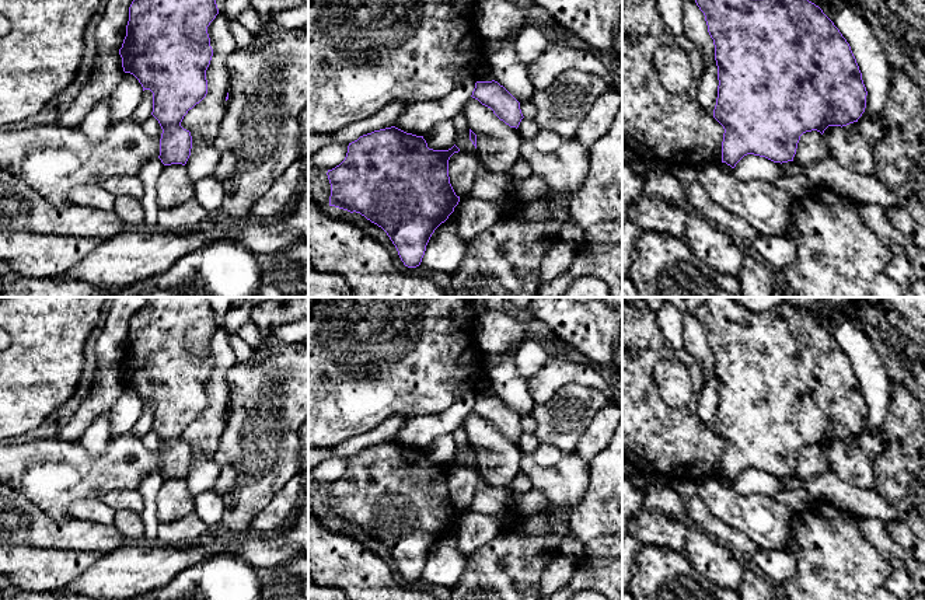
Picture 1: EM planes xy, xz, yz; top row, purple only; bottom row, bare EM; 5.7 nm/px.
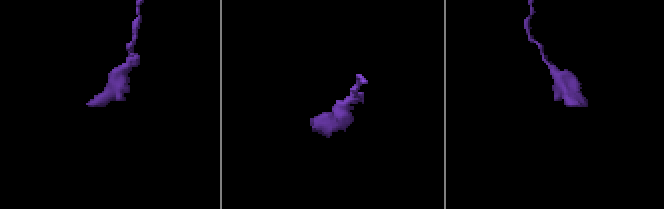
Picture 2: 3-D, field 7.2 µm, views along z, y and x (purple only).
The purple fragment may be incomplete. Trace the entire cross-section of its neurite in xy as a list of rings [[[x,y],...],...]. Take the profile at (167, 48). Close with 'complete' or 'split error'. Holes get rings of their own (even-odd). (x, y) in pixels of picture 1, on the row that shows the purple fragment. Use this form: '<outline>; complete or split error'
[[[133,0],[129,7],[126,36],[119,55],[125,73],[133,74],[144,90],[153,93],[151,115],[158,121],[163,133],[158,158],[164,165],[185,165],[192,149],[191,132],[181,126],[184,116],[207,94],[206,70],[210,64],[213,49],[207,27],[219,14],[216,0]]]; complete

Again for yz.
[[[695,0],[715,45],[718,98],[713,118],[723,126],[722,163],[732,168],[747,154],[793,161],[800,136],[858,122],[866,87],[849,43],[823,10],[809,0]]]; complete

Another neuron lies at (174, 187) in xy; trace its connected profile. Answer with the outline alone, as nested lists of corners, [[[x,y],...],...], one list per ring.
[[[164,165],[157,179],[157,205],[160,209],[175,207],[195,198],[195,182],[185,165]]]

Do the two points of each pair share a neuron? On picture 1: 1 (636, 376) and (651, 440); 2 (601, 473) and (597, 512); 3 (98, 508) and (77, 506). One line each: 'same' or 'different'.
1: same
2: same
3: same

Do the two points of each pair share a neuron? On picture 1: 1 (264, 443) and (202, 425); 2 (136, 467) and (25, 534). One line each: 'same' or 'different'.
1: different
2: different

